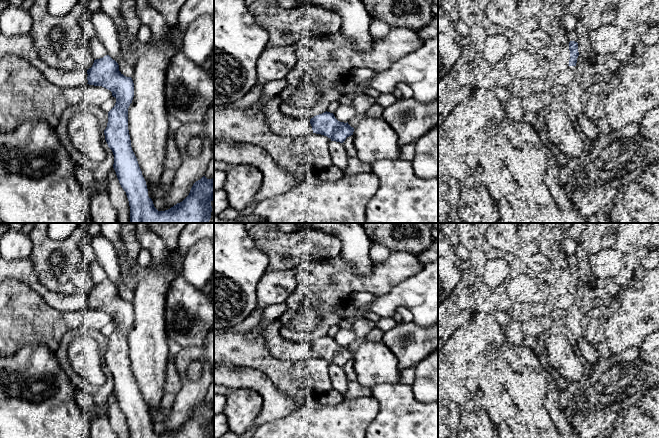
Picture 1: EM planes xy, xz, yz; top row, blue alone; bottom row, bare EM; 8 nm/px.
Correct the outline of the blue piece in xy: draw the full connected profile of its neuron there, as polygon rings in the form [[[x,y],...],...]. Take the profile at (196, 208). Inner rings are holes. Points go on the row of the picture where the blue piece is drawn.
[[[0,29],[0,60],[7,54],[14,54],[37,68],[48,81],[64,88],[78,87],[85,84],[102,86],[112,92],[116,98],[115,106],[108,112],[108,123],[104,130],[105,140],[114,155],[113,168],[123,190],[126,192],[130,206],[131,223],[209,223],[214,200],[214,178],[203,176],[196,181],[189,195],[180,203],[165,211],[158,211],[148,196],[146,181],[142,175],[137,158],[131,147],[128,130],[128,108],[134,97],[134,83],[131,77],[124,76],[119,71],[118,63],[109,55],[94,60],[91,68],[83,70],[63,70],[47,65],[39,56],[30,33],[19,36],[6,36]]]

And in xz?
[[[280,96],[270,98],[262,107],[270,129],[279,136],[299,137],[312,133],[327,136],[331,141],[343,143],[353,135],[354,128],[348,122],[338,121],[333,113],[324,112],[311,119],[296,119],[284,116],[279,106]]]

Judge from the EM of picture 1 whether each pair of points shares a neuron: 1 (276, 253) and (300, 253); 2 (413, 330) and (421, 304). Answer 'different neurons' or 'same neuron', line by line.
1: same neuron
2: different neurons

